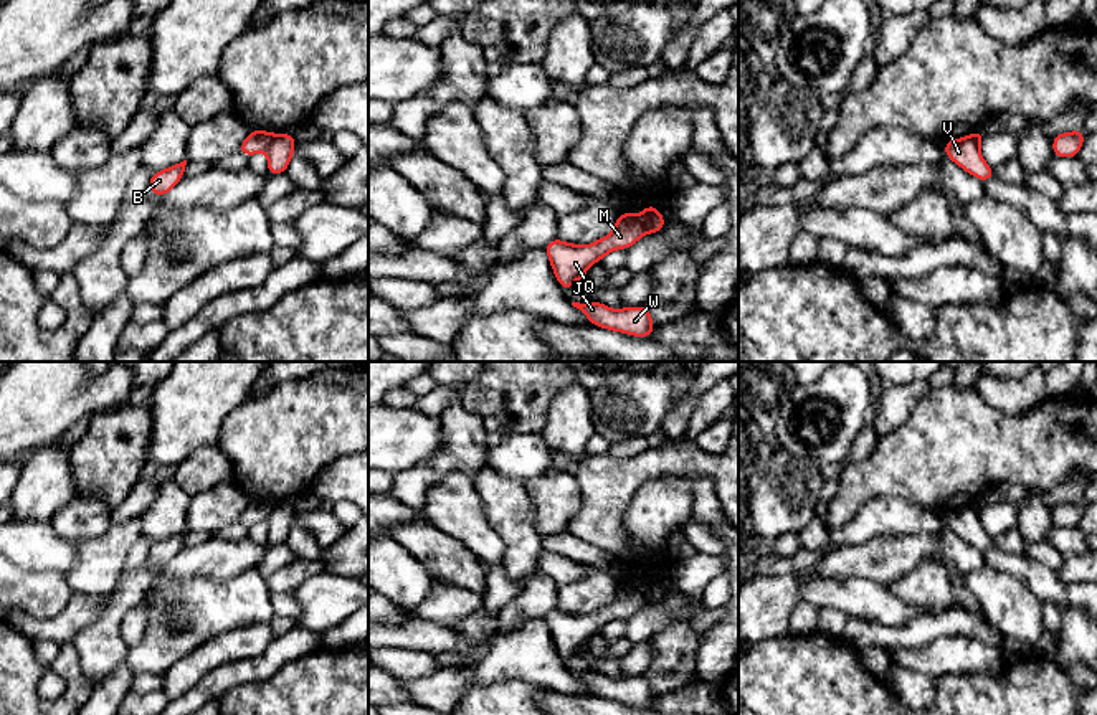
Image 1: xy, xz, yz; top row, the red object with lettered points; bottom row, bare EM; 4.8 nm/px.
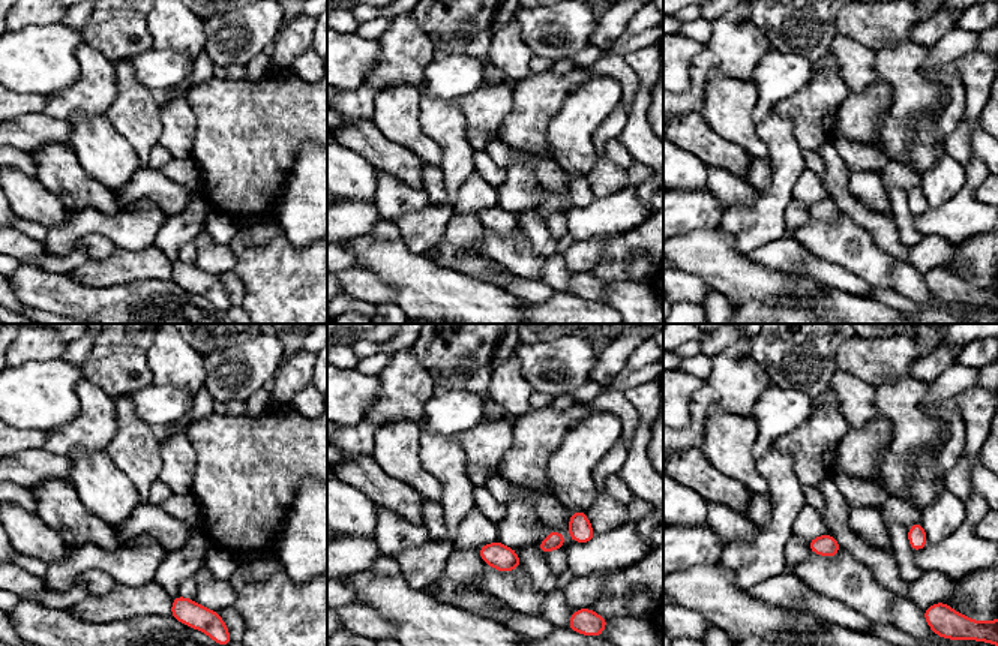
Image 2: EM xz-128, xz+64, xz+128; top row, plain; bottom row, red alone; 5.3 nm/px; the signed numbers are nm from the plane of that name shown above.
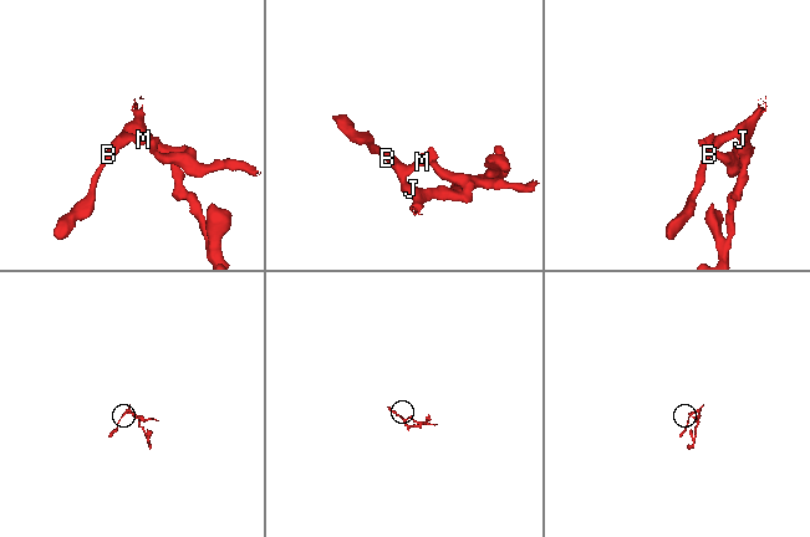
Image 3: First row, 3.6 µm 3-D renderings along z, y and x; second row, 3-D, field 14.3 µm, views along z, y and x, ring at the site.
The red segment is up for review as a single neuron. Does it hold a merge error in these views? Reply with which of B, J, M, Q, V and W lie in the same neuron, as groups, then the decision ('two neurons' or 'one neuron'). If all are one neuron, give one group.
groups B J M Q W / V; two neurons

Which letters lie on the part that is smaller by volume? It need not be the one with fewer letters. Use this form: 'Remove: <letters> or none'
Remove: V

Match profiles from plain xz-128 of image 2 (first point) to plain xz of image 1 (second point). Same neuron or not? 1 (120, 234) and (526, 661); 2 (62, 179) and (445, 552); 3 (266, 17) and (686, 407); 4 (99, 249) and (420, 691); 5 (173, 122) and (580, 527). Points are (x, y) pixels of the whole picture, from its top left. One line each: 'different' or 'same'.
1: different
2: same
3: different
4: different
5: different

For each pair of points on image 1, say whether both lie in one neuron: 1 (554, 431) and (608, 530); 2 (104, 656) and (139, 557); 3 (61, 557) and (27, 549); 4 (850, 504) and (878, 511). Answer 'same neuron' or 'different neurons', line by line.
1: different neurons
2: different neurons
3: same neuron
4: different neurons

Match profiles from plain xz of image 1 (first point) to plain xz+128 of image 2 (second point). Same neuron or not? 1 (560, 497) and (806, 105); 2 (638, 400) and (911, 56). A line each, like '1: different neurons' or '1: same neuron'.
1: same neuron
2: different neurons

